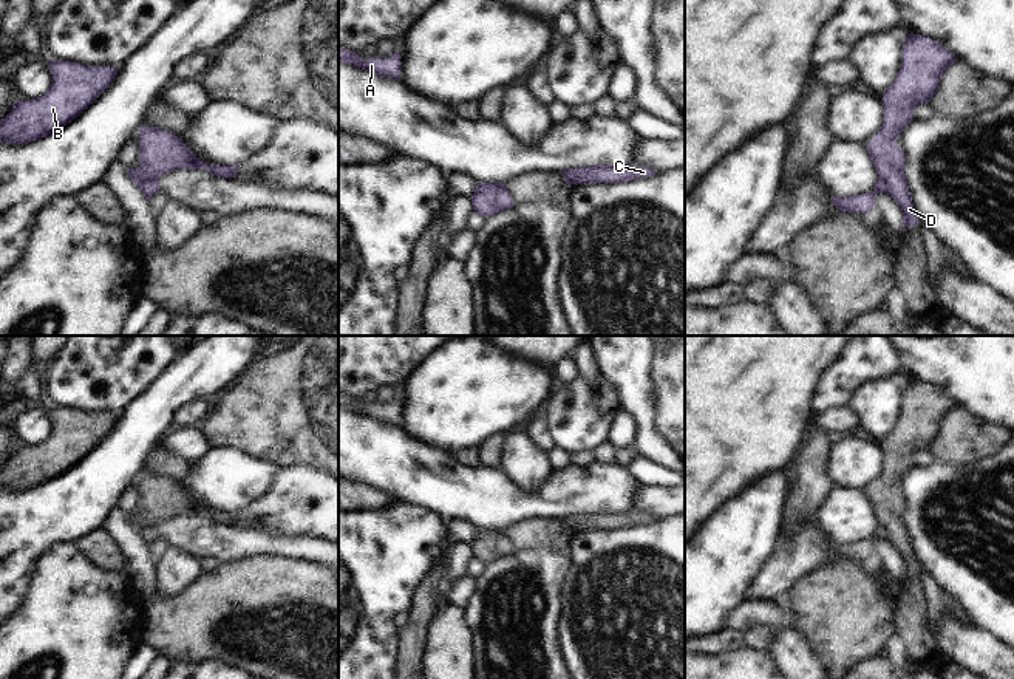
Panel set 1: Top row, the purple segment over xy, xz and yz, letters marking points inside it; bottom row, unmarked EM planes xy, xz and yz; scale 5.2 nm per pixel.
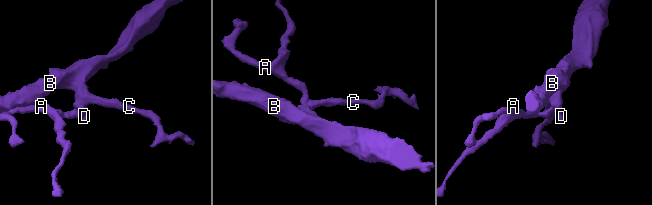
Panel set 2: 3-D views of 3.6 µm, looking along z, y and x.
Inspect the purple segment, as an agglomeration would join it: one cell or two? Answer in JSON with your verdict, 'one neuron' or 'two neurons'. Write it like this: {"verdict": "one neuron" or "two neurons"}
{"verdict": "two neurons"}

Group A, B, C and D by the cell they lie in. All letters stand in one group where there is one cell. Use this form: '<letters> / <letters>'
A / B C D

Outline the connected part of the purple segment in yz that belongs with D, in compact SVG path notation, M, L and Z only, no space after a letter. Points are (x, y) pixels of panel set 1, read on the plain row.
M909 380L897 425L881 444L884 469L867 490L878 524L887 529L887 540L900 551L903 572L907 574L915 574L920 568L904 520L904 496L897 490L897 484L915 464L914 455L927 450L935 441L943 421L955 407L957 404L940 388Z

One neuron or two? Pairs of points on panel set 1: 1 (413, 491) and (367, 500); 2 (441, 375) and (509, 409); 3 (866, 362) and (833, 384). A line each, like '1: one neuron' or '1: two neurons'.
1: two neurons
2: one neuron
3: one neuron

